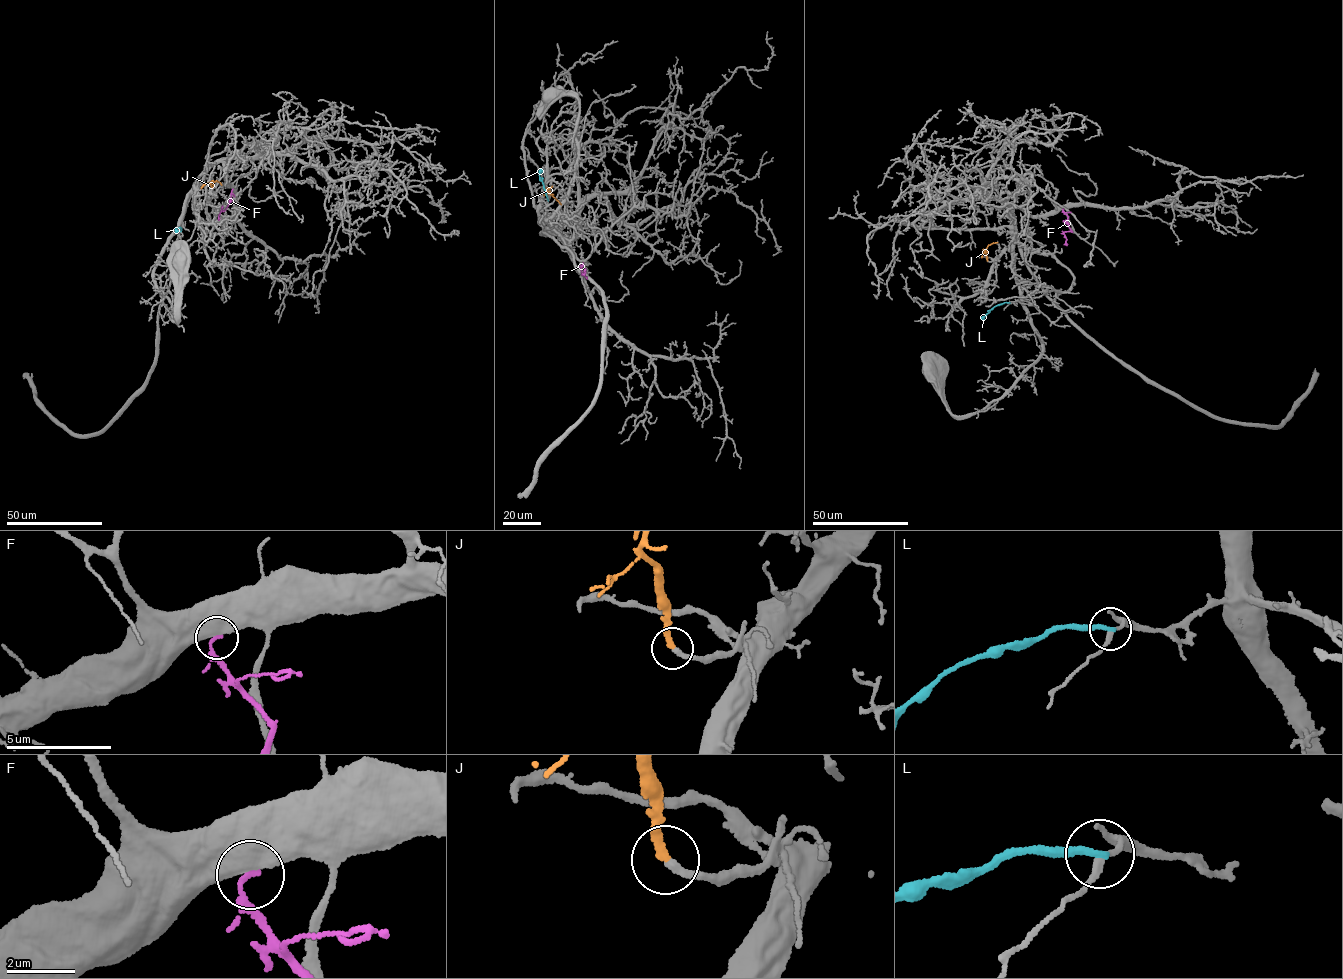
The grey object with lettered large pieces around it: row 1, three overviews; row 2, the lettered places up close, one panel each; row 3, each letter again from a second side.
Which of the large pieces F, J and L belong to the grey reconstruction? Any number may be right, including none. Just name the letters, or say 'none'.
J

